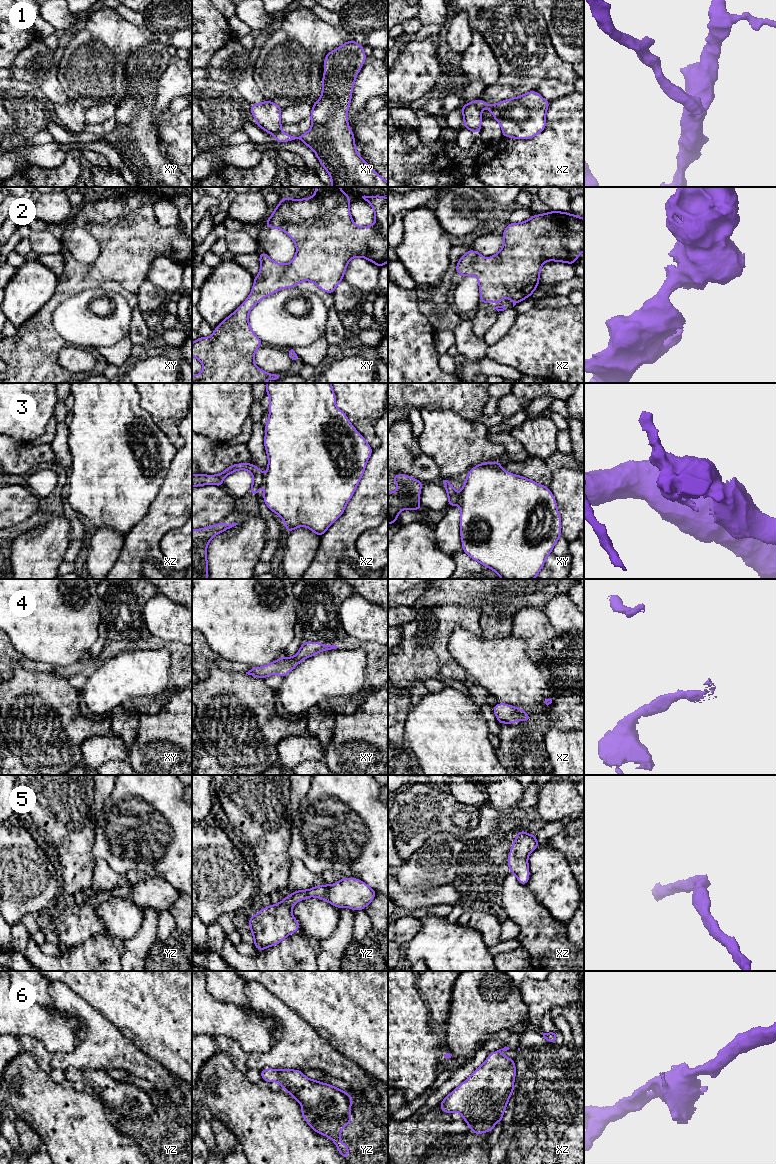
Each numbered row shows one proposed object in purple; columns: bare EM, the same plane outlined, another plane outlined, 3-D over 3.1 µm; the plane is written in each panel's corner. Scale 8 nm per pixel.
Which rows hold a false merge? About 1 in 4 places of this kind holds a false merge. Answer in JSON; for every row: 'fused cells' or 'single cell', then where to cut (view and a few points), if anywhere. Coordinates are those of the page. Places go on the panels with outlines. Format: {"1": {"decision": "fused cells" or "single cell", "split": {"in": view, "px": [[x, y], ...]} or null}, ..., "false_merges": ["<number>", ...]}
{"1": {"decision": "fused cells", "split": {"in": "xy", "px": [[281, 130], [274, 136]]}}, "2": {"decision": "single cell", "split": null}, "3": {"decision": "fused cells", "split": {"in": "xy", "px": [[459, 496], [457, 504]]}}, "4": {"decision": "fused cells", "split": {"in": "xz", "px": [[508, 705], [508, 719], [506, 722]]}}, "5": {"decision": "single cell", "split": null}, "6": {"decision": "single cell", "split": null}, "false_merges": ["1", "3", "4"]}

